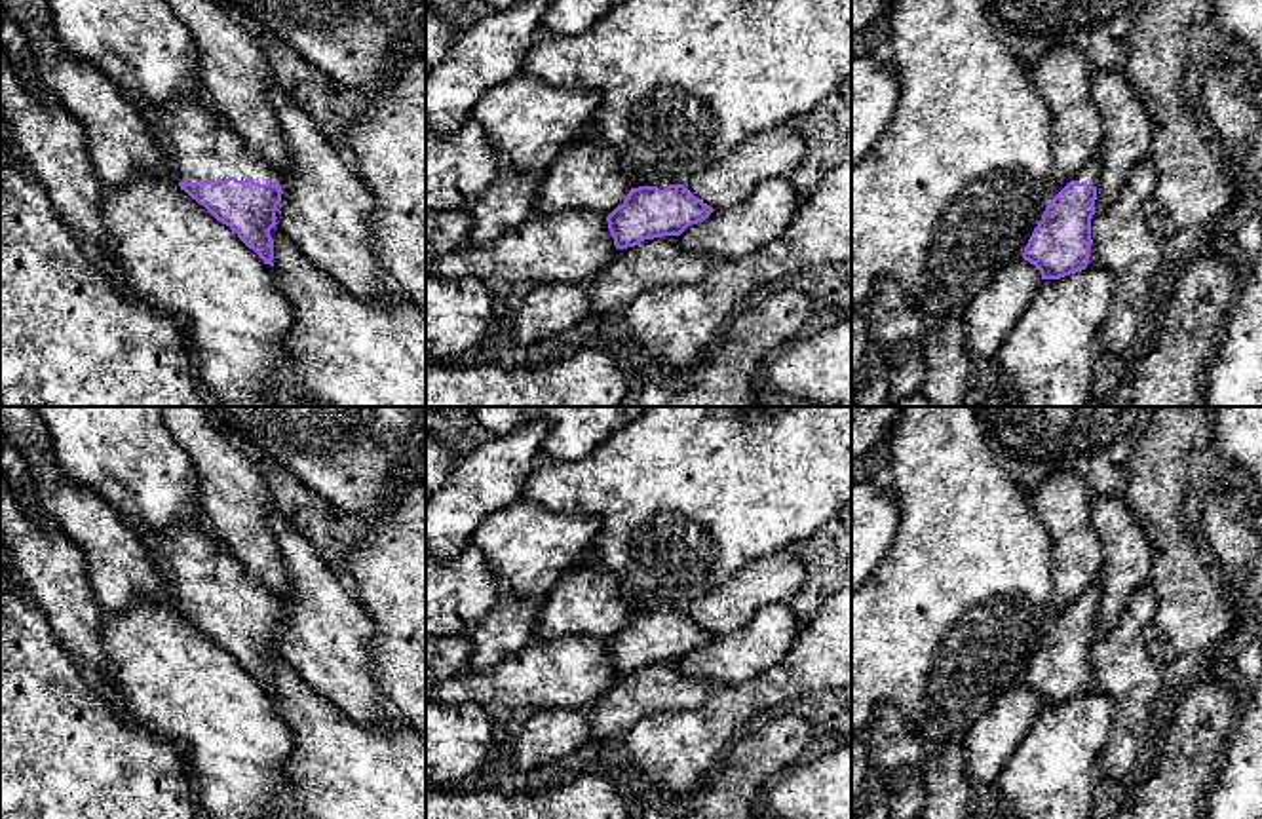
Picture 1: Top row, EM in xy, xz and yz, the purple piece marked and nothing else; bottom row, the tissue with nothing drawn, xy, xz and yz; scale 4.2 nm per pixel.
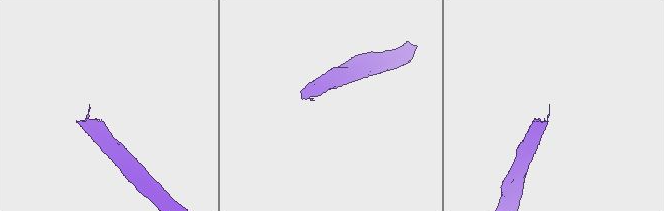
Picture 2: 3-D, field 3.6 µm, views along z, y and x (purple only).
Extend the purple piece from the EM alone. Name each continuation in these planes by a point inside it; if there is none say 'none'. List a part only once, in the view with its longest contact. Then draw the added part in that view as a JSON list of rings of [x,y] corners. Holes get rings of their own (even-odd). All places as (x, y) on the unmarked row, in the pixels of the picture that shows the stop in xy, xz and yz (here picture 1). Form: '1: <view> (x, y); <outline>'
1: xy (196, 569); [[[175,523],[162,532],[133,528],[152,555],[167,599],[177,610],[228,602],[251,602],[260,610],[279,606],[274,591],[258,583],[203,523]]]

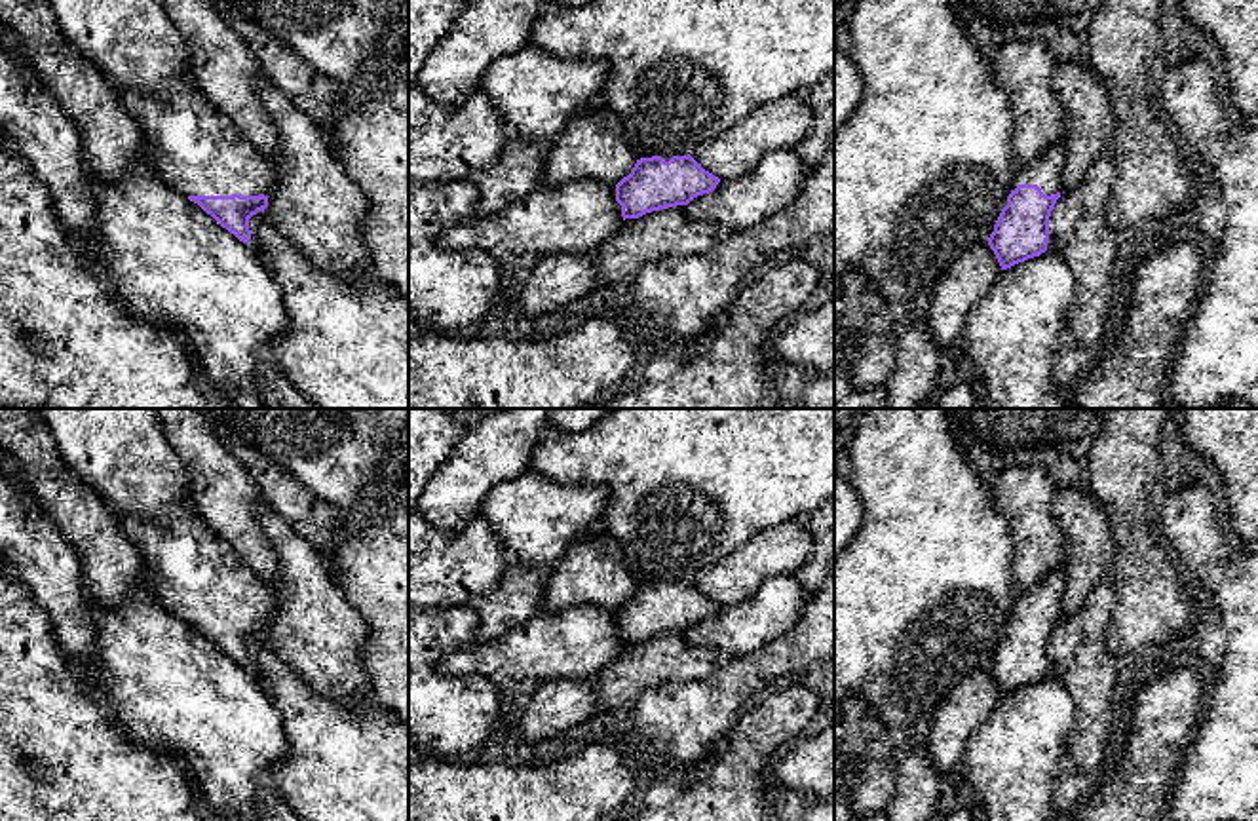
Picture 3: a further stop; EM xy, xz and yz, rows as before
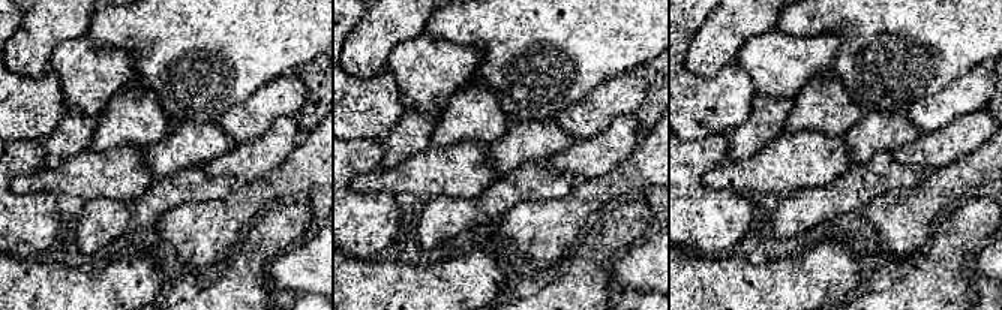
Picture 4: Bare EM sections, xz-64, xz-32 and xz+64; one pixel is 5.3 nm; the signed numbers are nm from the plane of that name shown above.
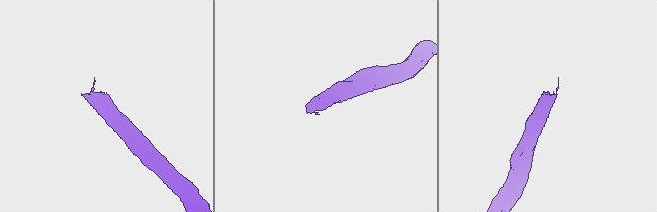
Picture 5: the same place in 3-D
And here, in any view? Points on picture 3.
1: xy (196, 574); [[[173,509],[163,526],[131,515],[120,515],[120,523],[143,555],[154,597],[179,620],[186,623],[270,621],[276,616],[274,587],[260,582],[232,545],[217,536],[194,509]]]

